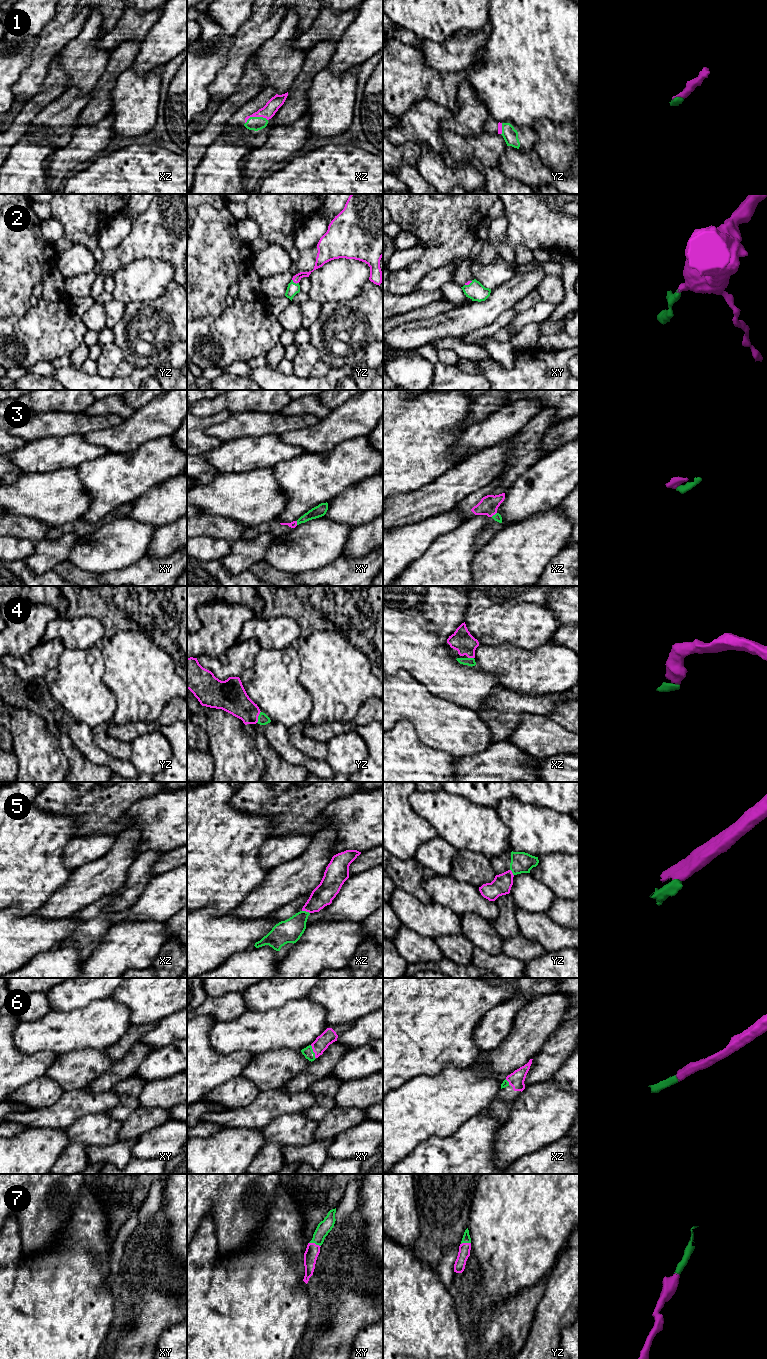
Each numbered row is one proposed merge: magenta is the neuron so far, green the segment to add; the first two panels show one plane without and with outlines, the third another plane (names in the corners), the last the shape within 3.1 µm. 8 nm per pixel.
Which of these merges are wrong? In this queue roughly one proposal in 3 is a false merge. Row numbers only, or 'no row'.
5

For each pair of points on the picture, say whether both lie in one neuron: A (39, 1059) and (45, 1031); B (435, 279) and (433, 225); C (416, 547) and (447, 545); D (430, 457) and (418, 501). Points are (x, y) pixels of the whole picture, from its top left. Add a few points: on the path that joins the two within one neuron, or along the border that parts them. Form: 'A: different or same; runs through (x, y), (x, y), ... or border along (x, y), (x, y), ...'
A: different; border along (18, 1049), (25, 1053), (52, 1051), (58, 1055)
B: different; border along (456, 264), (449, 263), (430, 270), (417, 284)
C: different; border along (448, 533), (439, 535), (412, 563)
D: different; border along (442, 474), (415, 490), (400, 494)

